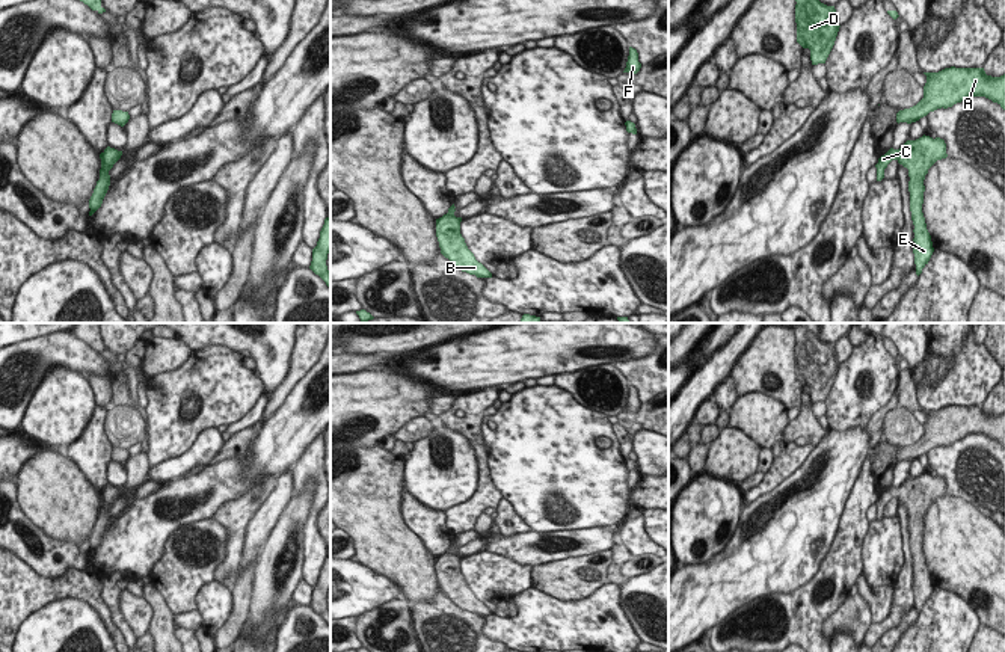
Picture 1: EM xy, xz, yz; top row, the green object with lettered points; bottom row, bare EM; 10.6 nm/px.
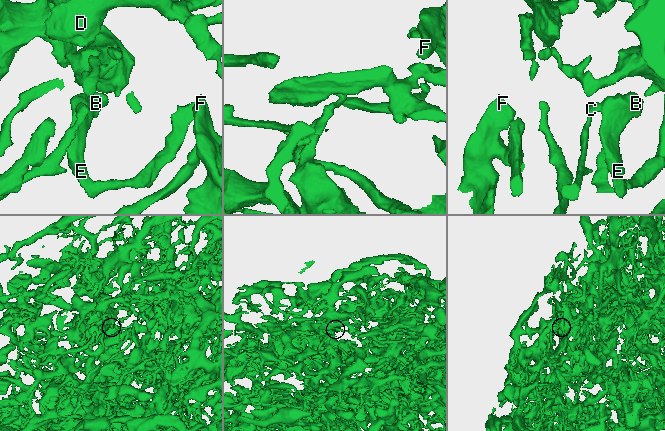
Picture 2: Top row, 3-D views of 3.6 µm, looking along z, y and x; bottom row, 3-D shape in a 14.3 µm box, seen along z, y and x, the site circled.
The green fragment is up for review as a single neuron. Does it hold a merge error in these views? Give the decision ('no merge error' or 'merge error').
no merge error

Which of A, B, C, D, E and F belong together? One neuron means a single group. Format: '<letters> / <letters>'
A B C D E F

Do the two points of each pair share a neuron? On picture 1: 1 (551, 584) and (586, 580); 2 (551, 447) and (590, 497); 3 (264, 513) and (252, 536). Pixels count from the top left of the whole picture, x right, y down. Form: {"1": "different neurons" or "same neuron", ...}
{"1": "same neuron", "2": "same neuron", "3": "same neuron"}

